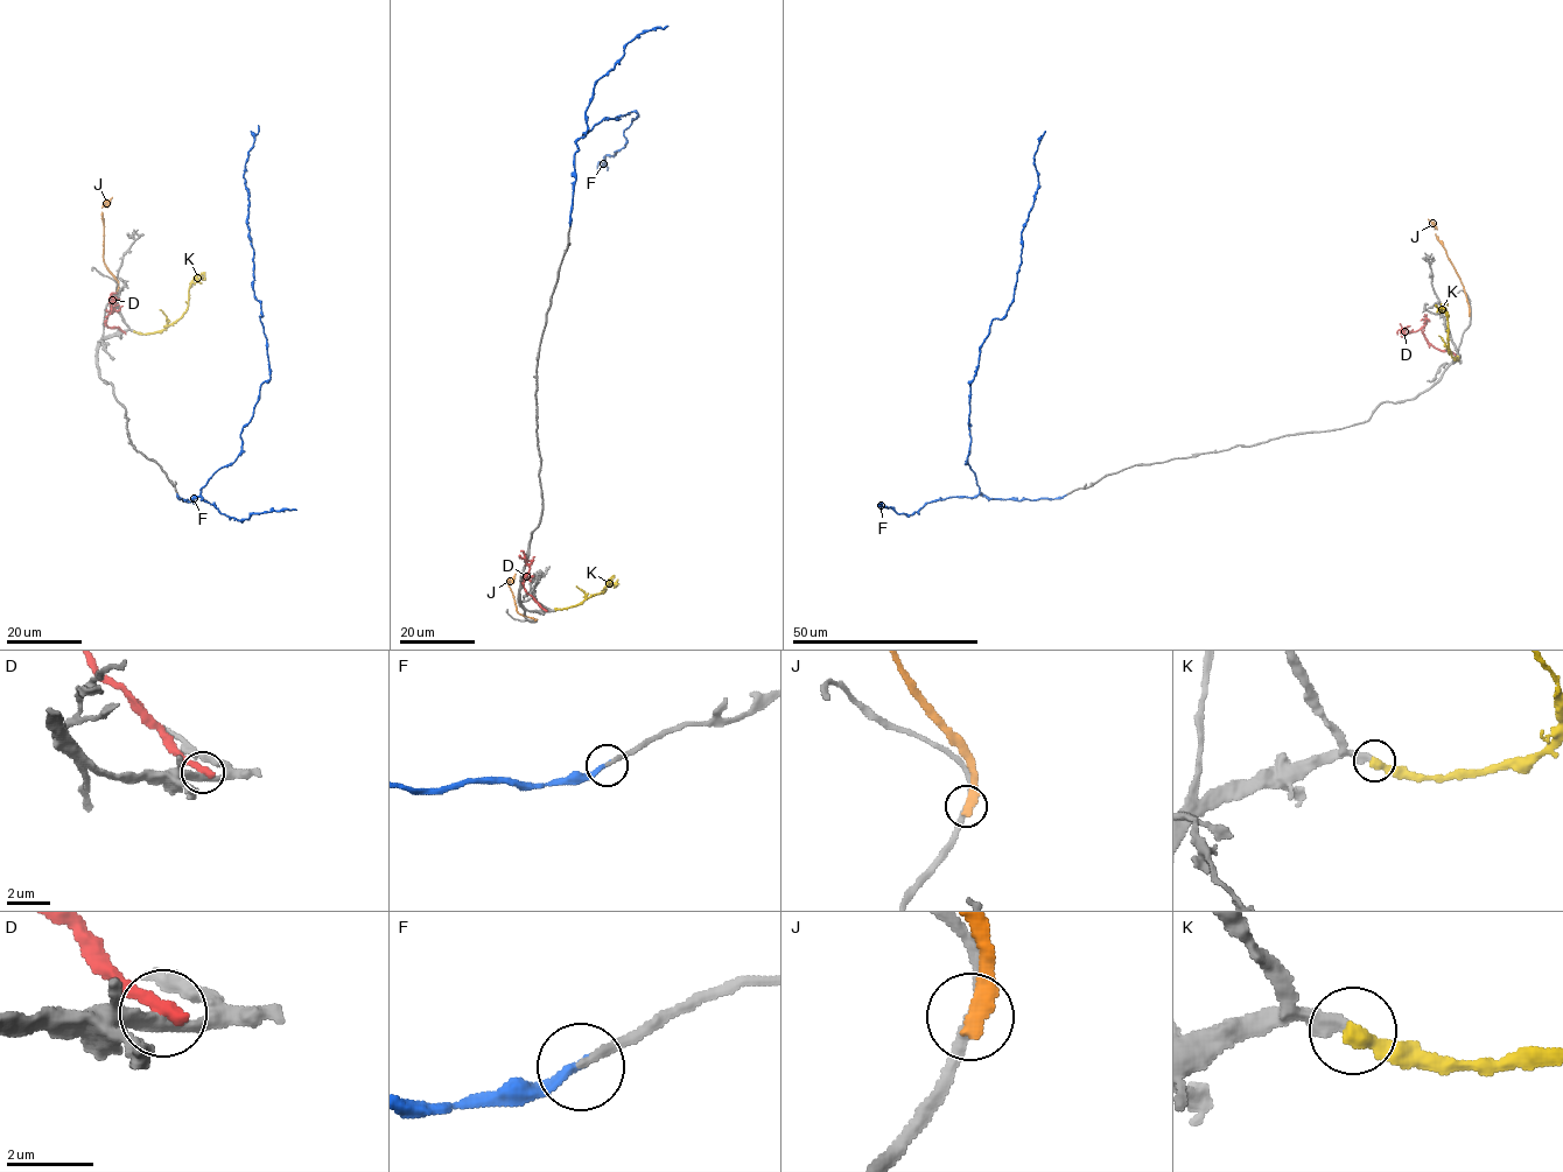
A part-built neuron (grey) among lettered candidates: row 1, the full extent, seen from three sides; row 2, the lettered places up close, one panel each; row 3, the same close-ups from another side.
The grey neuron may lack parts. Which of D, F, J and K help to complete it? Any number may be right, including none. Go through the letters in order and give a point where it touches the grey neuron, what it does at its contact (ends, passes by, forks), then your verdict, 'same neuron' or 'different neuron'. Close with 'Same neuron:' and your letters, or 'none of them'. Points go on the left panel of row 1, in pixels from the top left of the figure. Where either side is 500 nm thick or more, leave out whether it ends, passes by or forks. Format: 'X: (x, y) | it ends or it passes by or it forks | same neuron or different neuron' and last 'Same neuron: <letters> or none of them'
D: (124, 331) | it ends | different neuron
F: (177, 495) | it ends | same neuron
J: (117, 289) | it ends | different neuron
K: (134, 331) | it ends | same neuron
Same neuron: F, K

